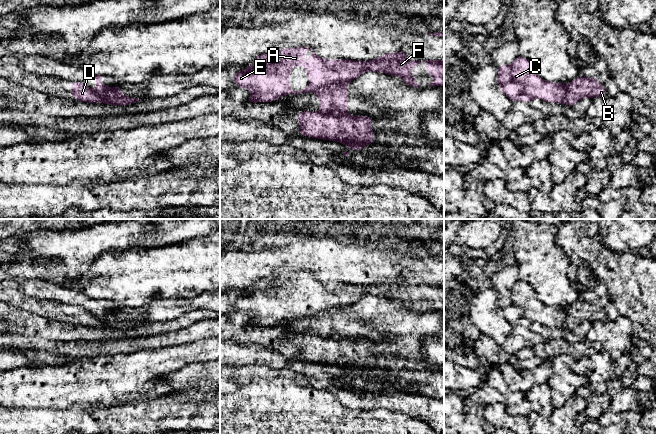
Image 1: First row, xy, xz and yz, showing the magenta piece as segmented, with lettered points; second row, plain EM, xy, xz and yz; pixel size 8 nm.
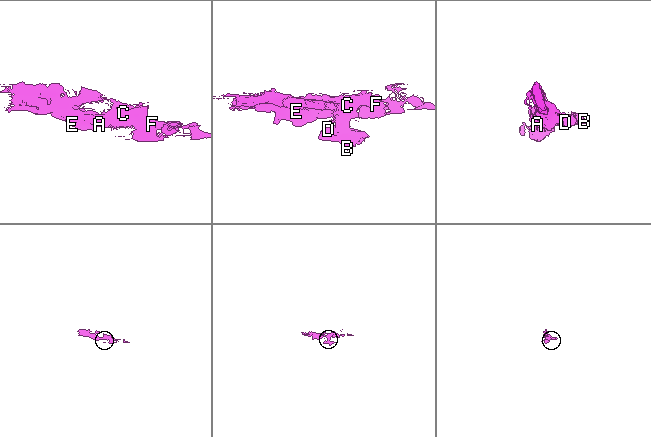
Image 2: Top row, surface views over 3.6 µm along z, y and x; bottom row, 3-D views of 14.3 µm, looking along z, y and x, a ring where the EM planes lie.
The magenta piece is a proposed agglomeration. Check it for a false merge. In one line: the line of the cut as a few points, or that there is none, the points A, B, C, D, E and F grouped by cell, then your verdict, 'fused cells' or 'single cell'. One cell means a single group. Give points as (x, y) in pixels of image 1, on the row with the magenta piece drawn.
xy (95, 91), (106, 94), (110, 98), (122, 96) | A C E F / B D | fused cells

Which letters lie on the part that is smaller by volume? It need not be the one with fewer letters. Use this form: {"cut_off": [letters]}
{"cut_off": ["B", "D"]}

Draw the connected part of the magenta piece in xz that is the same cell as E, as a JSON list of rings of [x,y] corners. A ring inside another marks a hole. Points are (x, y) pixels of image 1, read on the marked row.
[[[296,47],[294,49],[281,48],[276,54],[260,54],[254,60],[251,66],[246,66],[245,71],[236,70],[233,81],[236,87],[243,87],[254,92],[246,100],[247,103],[257,102],[274,102],[278,98],[288,94],[300,94],[314,92],[319,97],[320,112],[323,115],[333,115],[335,117],[341,117],[346,115],[346,108],[349,104],[346,91],[348,90],[347,84],[357,77],[365,73],[366,71],[381,72],[391,76],[401,76],[403,82],[409,86],[418,88],[416,77],[410,74],[412,67],[416,67],[422,61],[426,62],[426,72],[435,77],[436,80],[429,83],[427,86],[444,86],[444,60],[421,60],[411,61],[408,55],[399,51],[396,53],[384,53],[380,57],[367,60],[367,61],[355,61],[349,59],[340,59],[330,61],[317,56],[313,51],[307,47]],[[306,50],[310,50],[312,53],[308,56],[311,65],[304,63],[304,53]],[[293,66],[303,66],[306,69],[305,76],[310,81],[309,85],[303,90],[292,91],[290,89],[290,72]]]

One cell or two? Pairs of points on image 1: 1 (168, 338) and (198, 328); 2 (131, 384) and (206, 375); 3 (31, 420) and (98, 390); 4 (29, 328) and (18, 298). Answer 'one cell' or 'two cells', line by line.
1: one cell
2: two cells
3: two cells
4: two cells

